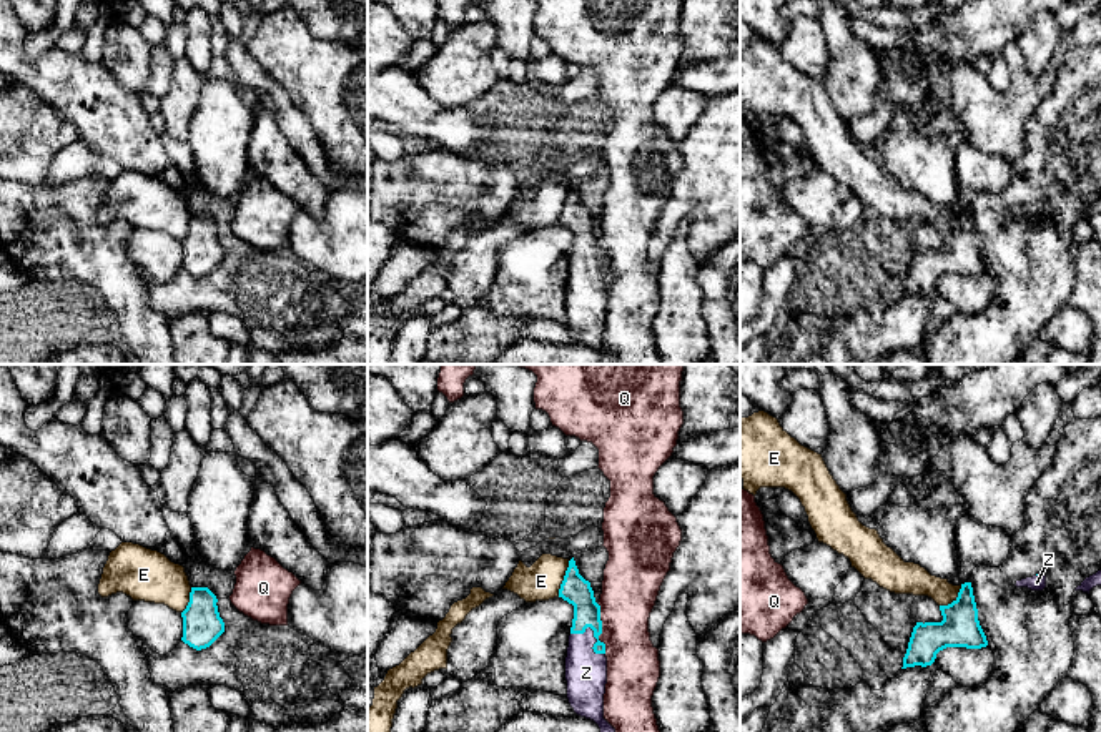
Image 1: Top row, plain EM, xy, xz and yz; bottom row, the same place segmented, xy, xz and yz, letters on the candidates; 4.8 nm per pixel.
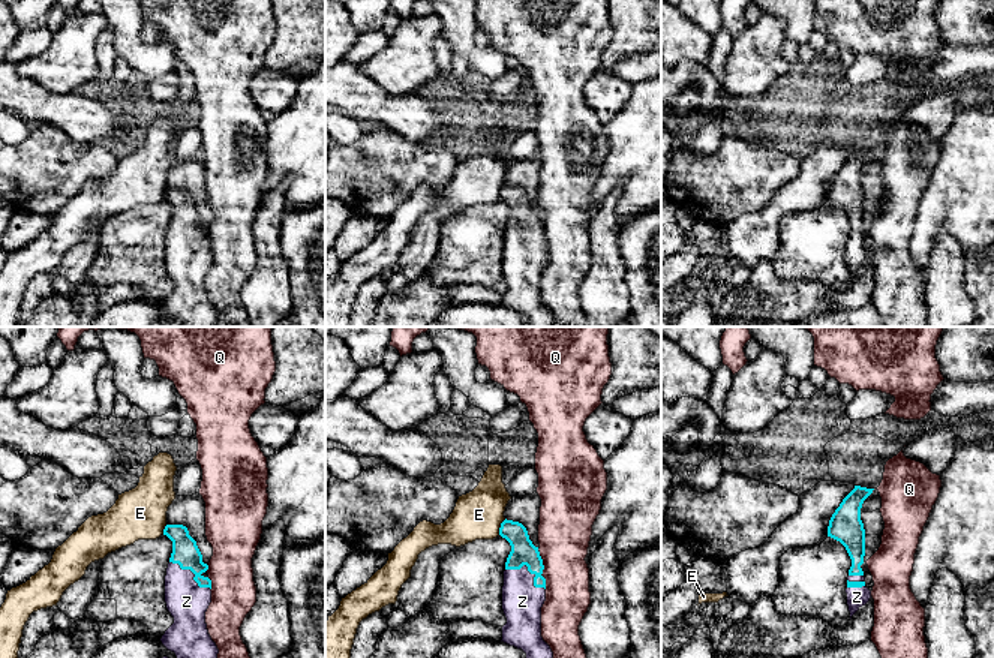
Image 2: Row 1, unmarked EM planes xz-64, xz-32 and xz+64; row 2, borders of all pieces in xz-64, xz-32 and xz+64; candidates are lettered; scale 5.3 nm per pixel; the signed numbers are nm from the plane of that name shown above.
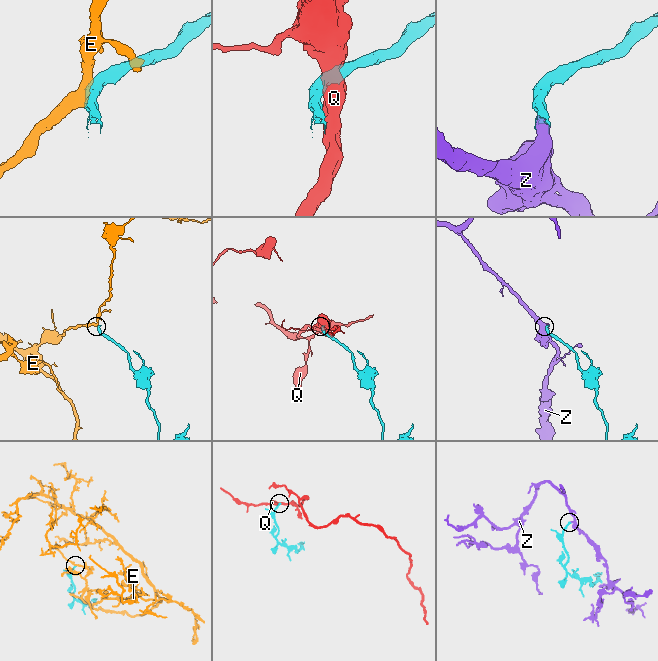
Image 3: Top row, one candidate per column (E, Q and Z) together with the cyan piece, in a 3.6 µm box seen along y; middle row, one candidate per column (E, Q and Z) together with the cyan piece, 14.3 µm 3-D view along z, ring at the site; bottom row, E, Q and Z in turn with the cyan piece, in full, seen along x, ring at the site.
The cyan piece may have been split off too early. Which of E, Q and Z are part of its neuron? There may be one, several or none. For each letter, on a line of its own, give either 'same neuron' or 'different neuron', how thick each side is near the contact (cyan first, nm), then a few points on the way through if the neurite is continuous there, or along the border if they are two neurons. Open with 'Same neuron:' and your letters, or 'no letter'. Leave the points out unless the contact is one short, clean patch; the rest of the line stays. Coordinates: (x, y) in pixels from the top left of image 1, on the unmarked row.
Same neuron: Z
E: different neuron; calibres 140 and 180 nm; border xz (569, 188), (557, 223)
Q: different neuron; calibres 140 and 280 nm; border xz (597, 232), (601, 245), (599, 267), (606, 280)
Z: same neuron; calibres 140 and 200 nm; way xz (574, 217), (594, 263), (586, 272), (586, 300)

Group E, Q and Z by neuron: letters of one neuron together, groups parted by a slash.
E / Q / Z

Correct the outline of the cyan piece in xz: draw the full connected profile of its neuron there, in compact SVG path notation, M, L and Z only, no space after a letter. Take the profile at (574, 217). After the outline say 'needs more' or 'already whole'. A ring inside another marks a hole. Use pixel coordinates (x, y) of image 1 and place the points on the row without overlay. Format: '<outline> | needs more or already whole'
M574 185L569 188L569 195L559 216L559 225L574 233L574 246L565 284L569 331L577 343L590 346L599 353L600 364L615 364L615 356L604 346L607 284L605 271L599 268L599 263L602 261L600 233L595 230L590 210L579 201Z | needs more

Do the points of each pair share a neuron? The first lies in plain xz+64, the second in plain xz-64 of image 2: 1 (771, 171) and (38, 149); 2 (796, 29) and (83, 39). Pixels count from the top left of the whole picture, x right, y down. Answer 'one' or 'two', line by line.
1: one
2: two

